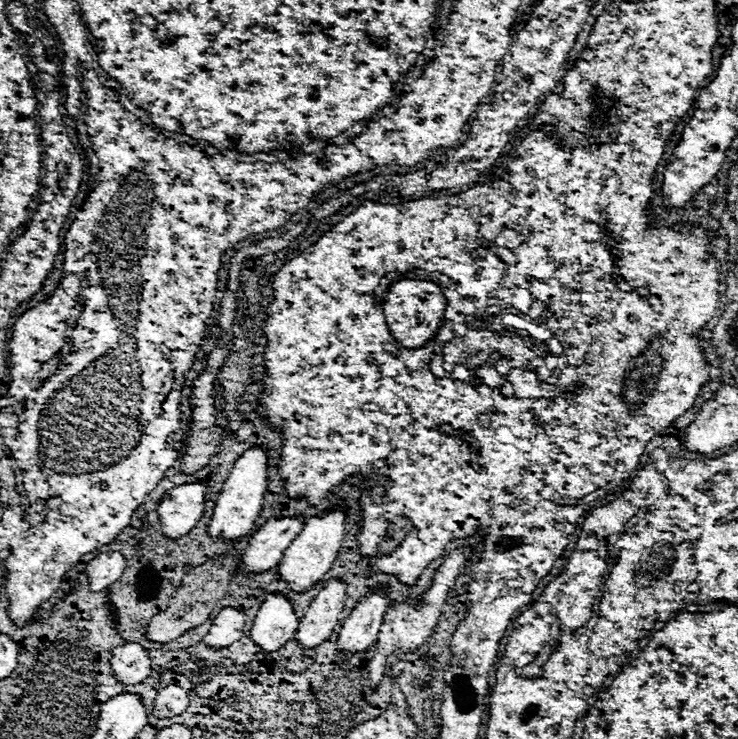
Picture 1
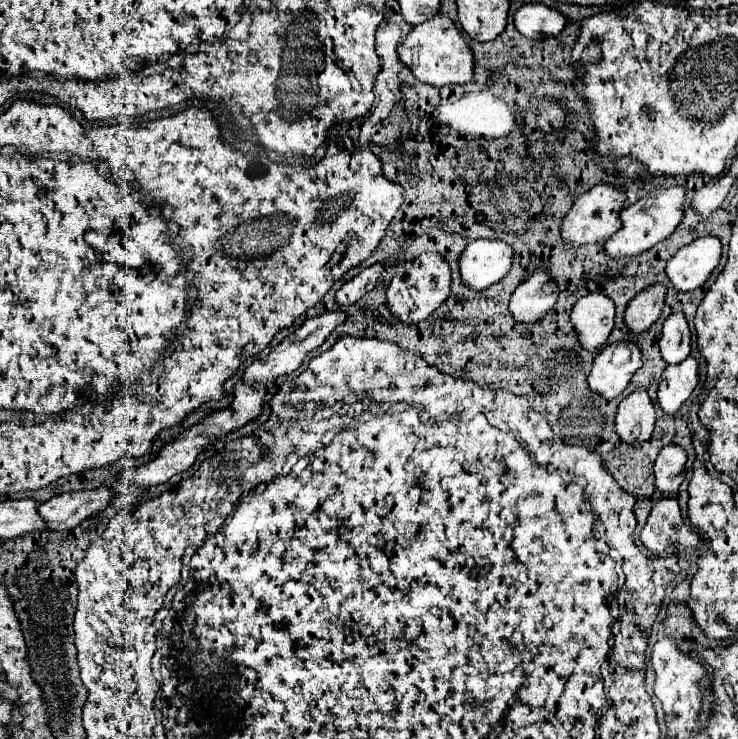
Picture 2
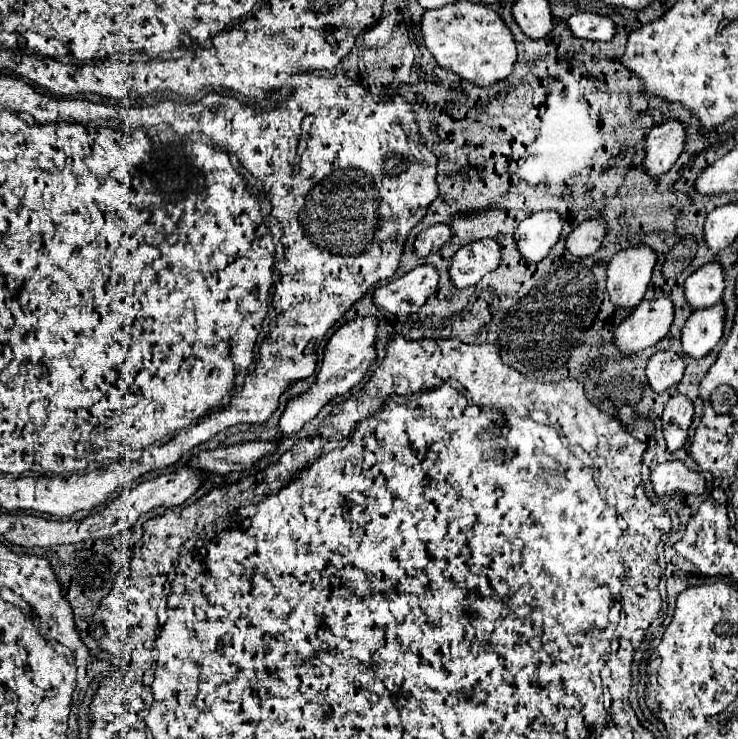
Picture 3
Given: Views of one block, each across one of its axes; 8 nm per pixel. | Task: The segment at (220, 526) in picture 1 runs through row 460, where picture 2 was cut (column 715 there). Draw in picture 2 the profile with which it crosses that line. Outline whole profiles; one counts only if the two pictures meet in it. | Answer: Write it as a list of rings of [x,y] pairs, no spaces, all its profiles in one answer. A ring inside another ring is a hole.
[[[716,236],[696,238],[682,246],[672,260],[668,260],[666,274],[676,290],[690,292],[700,288],[722,256],[722,244]]]

